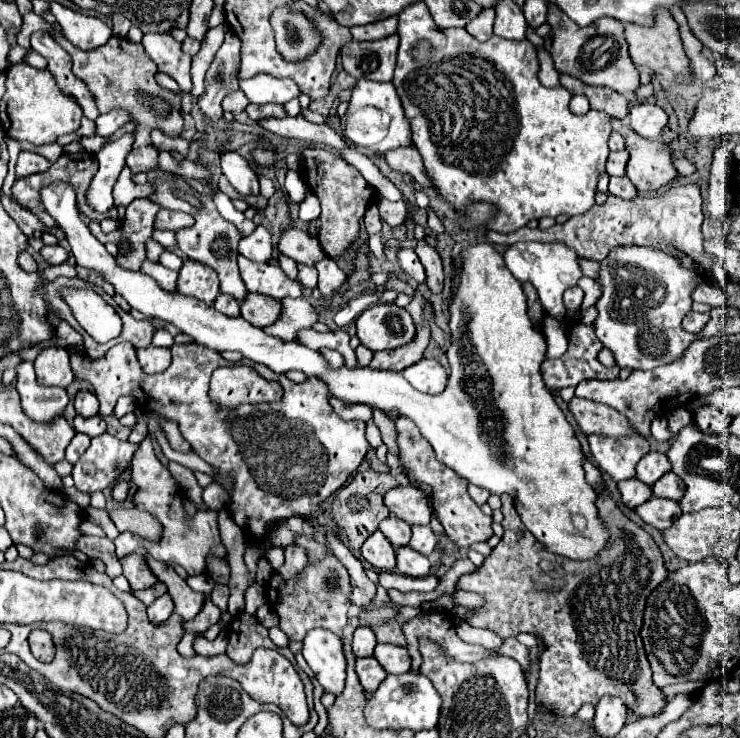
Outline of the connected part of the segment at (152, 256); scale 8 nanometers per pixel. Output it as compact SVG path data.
M149 239L146 242L147 258L154 262L159 262L159 257L163 253L163 246L155 241L154 239Z

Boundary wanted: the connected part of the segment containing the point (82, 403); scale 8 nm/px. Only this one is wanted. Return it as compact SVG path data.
M80 391L76 395L74 407L76 407L76 413L82 415L82 417L94 417L94 415L98 415L98 399L96 399L96 395L92 395L88 391Z

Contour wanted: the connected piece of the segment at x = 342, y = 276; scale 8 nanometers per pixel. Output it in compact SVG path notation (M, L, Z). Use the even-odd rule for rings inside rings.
M324 257L316 263L316 269L320 273L320 281L318 281L318 289L324 293L324 299L332 299L334 291L346 281L346 273L336 265L336 261L332 261L330 257Z

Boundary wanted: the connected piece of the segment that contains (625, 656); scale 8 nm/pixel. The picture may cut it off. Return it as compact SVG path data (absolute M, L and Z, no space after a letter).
M604 487L604 493L598 495L596 507L602 523L610 531L610 543L606 545L606 551L600 551L600 555L596 555L594 559L578 563L546 551L534 539L534 535L526 531L514 507L514 497L502 495L502 541L476 571L462 575L458 583L458 589L480 593L486 599L486 605L482 609L476 609L468 623L474 627L492 629L502 639L516 637L518 633L532 633L546 643L546 651L540 657L536 703L550 707L558 715L576 715L576 711L584 703L596 705L604 695L620 697L626 707L632 709L638 717L658 715L664 709L666 701L662 691L652 683L652 669L642 647L640 627L646 597L654 587L658 587L658 583L666 579L668 571L654 539L616 507L608 487Z

